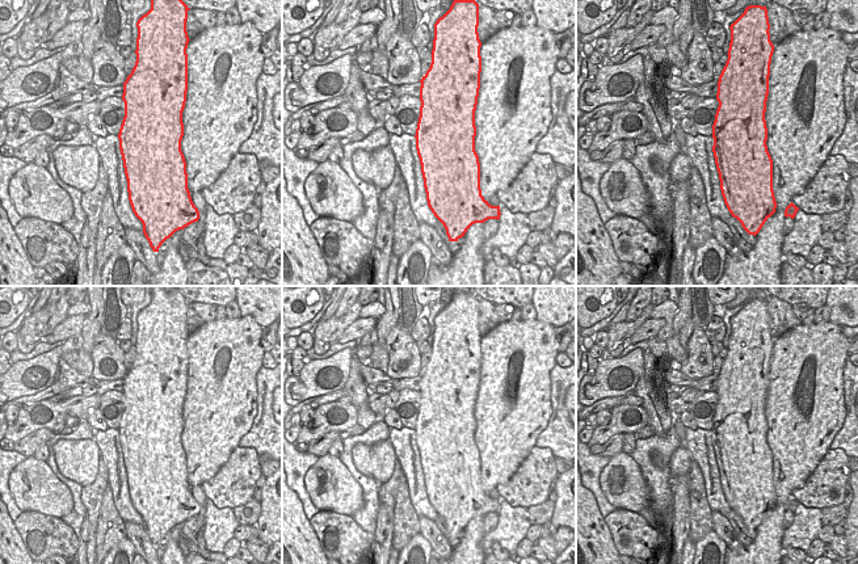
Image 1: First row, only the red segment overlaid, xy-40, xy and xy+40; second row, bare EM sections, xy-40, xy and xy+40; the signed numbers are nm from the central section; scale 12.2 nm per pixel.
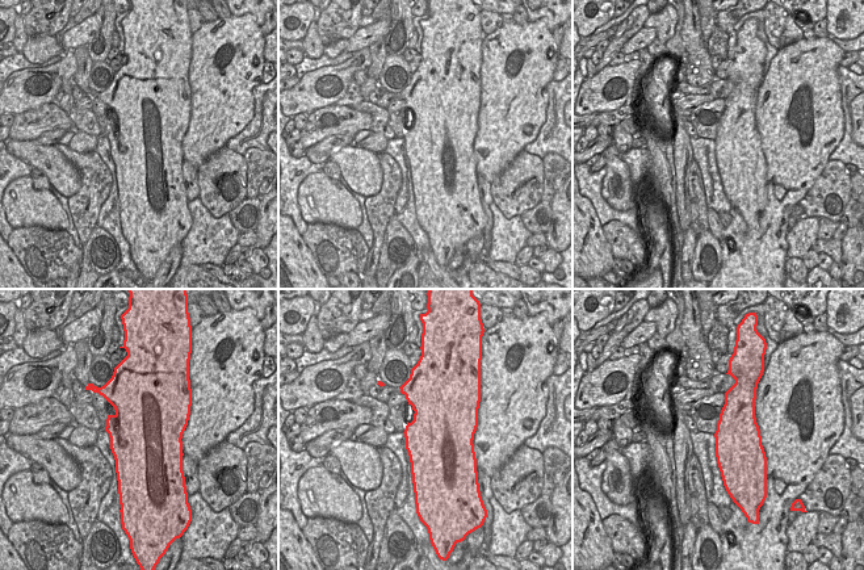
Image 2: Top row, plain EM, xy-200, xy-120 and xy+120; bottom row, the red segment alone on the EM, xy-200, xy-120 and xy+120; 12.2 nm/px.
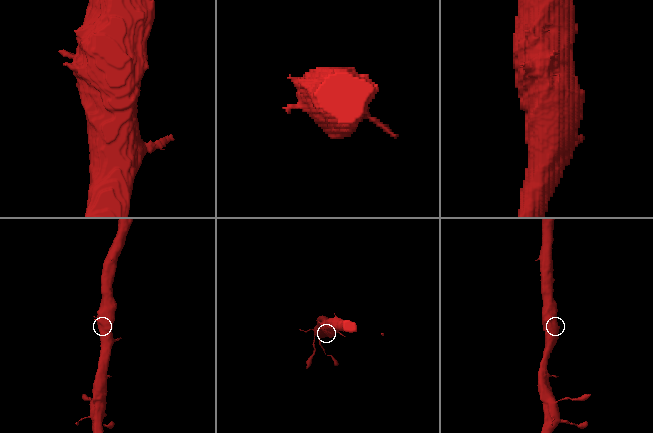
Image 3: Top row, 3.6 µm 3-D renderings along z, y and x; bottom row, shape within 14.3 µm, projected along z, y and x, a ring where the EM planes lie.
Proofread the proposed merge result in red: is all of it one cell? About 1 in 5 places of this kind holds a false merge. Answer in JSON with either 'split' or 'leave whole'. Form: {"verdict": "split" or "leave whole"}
{"verdict": "leave whole"}

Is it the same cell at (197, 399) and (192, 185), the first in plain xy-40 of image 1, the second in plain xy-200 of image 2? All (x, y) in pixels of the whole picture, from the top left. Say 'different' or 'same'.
different

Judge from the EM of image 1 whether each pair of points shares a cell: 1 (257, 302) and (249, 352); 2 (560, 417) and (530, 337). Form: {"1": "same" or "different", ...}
{"1": "different", "2": "different"}

